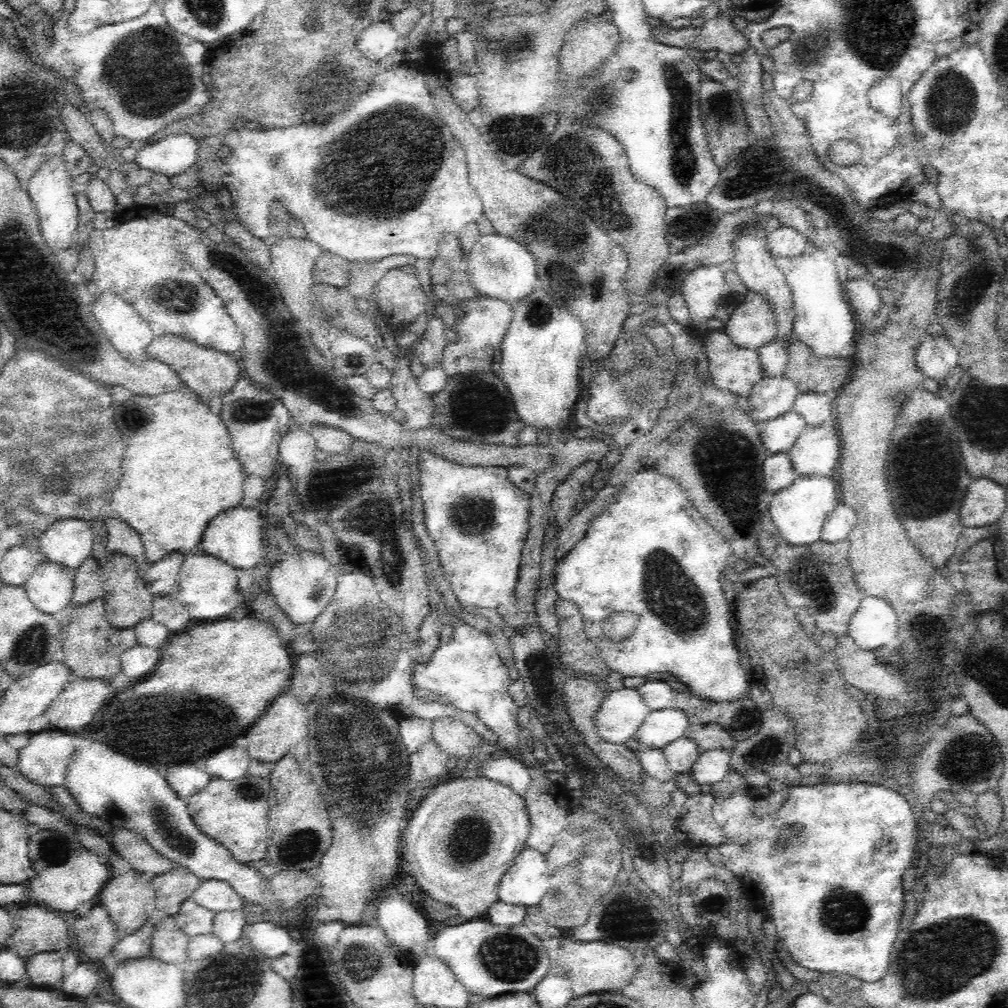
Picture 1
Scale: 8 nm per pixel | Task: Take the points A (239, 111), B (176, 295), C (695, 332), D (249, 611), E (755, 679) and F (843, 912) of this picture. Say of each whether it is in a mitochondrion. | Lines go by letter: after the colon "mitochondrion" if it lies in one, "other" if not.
A: other
B: mitochondrion
C: other
D: other
E: other
F: mitochondrion

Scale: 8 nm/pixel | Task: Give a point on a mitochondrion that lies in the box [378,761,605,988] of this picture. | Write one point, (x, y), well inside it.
(507, 957)

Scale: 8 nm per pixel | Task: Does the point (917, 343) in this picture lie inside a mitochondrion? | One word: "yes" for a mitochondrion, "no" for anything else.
no

